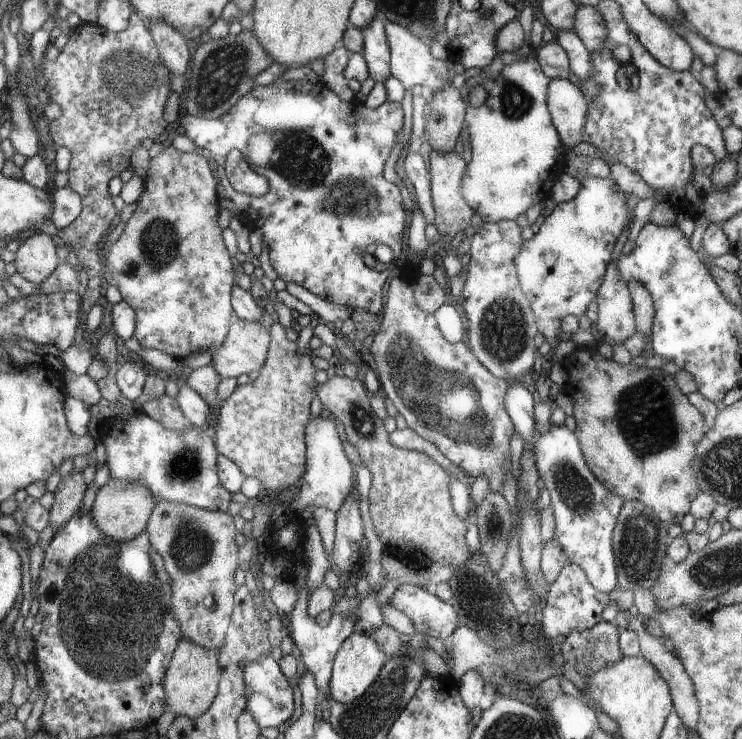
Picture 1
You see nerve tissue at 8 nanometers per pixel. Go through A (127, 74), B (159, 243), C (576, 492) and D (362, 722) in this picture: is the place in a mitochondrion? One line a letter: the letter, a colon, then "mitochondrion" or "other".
A: mitochondrion
B: mitochondrion
C: mitochondrion
D: mitochondrion

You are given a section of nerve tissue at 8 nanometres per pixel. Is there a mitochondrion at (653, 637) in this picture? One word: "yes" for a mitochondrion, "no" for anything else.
no

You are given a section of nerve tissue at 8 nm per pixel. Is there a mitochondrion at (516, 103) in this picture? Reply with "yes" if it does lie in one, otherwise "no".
yes

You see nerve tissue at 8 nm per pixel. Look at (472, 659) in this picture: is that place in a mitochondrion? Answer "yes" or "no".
no

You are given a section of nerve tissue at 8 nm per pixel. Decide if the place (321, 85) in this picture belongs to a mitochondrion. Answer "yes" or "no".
no

